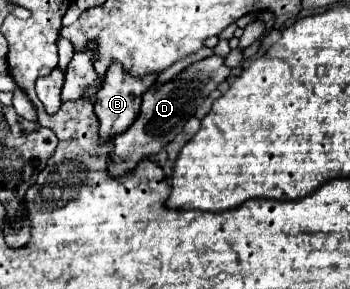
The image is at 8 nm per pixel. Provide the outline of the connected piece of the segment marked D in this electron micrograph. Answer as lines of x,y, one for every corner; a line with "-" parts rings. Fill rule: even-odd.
214,54
200,62
194,62
172,82
168,82
160,88
150,88
150,92
146,92
142,98
142,108
140,108
140,114
138,114
134,126
130,126
130,130
126,130
126,134
120,134
118,138
114,138
114,150
108,158
108,174
112,178
124,176
126,172
132,172
142,160
160,152
176,134
182,132
184,124
188,122
190,116
194,116
194,112
202,104
202,100
212,90
216,90
216,86
222,80
226,80
228,74
230,74
230,68
224,64
224,58

